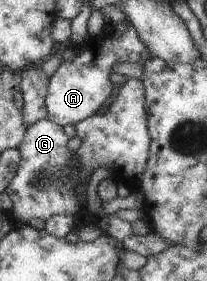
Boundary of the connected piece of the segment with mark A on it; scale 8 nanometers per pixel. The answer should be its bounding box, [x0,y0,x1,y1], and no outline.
[44,19,151,128]

